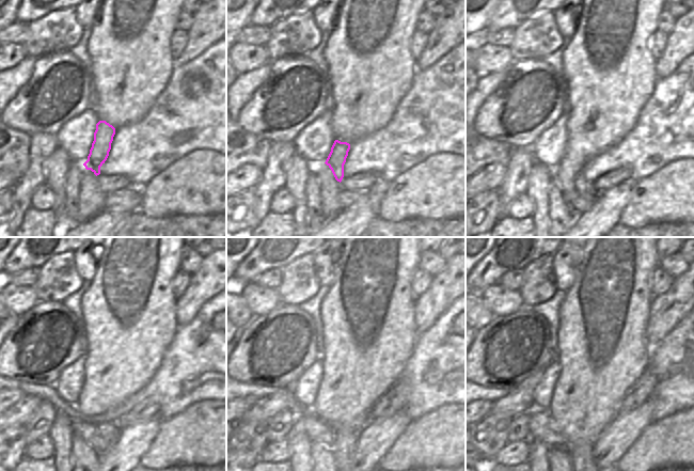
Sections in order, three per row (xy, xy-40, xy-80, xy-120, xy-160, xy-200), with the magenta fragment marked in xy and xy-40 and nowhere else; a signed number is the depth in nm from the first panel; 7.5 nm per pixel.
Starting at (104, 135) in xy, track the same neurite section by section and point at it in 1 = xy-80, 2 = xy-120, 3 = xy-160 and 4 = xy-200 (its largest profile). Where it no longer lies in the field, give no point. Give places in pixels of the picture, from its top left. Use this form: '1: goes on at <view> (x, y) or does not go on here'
1: goes on at xy-80 (581, 185)
2: goes on at xy-120 (109, 430)
3: goes on at xy-160 (343, 450)
4: goes on at xy-200 (580, 454)

